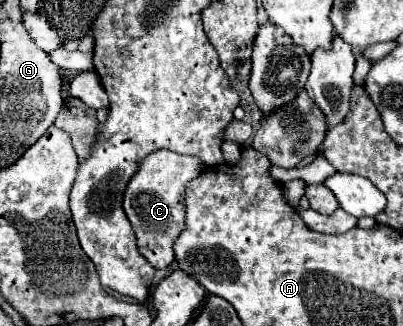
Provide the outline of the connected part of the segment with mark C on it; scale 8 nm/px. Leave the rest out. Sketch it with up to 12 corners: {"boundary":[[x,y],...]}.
{"boundary":[[166,148],[138,160],[122,208],[156,270],[176,260],[184,188],[206,164]]}

